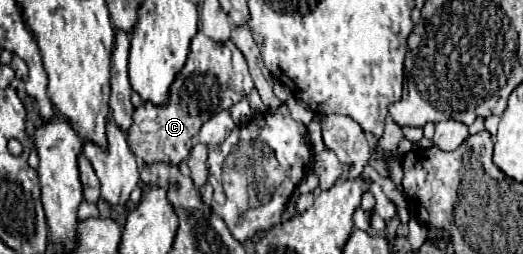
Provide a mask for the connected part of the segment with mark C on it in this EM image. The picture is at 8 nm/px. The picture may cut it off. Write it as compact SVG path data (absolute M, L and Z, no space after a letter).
M201 31L191 41L189 59L173 83L169 103L165 107L153 107L143 103L133 113L133 125L129 129L129 145L133 153L147 165L169 163L179 165L195 145L195 135L201 125L215 113L231 109L235 103L249 97L253 91L253 79L249 75L245 57L231 43L213 43Z

